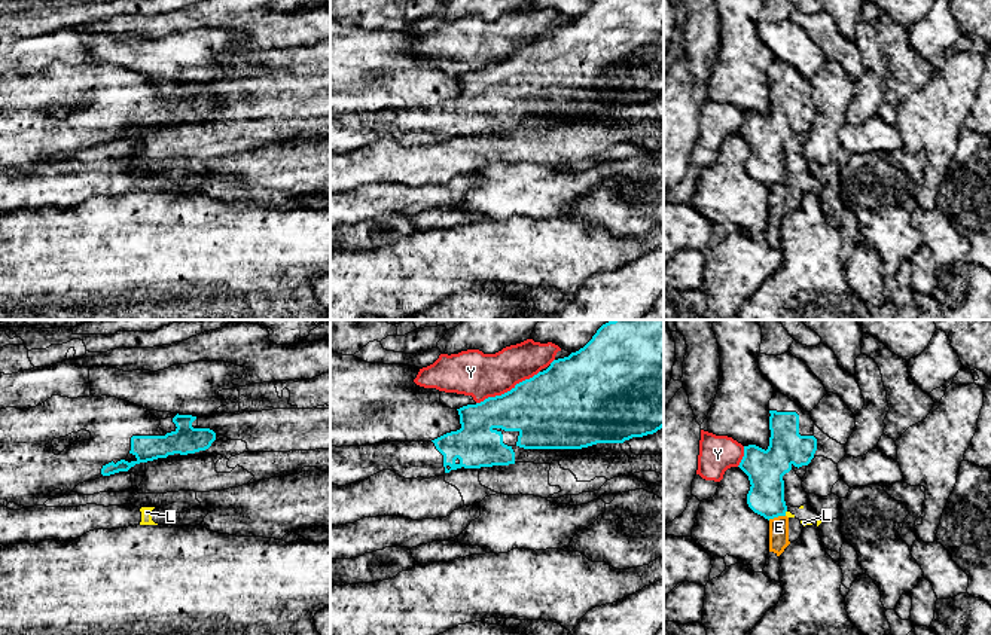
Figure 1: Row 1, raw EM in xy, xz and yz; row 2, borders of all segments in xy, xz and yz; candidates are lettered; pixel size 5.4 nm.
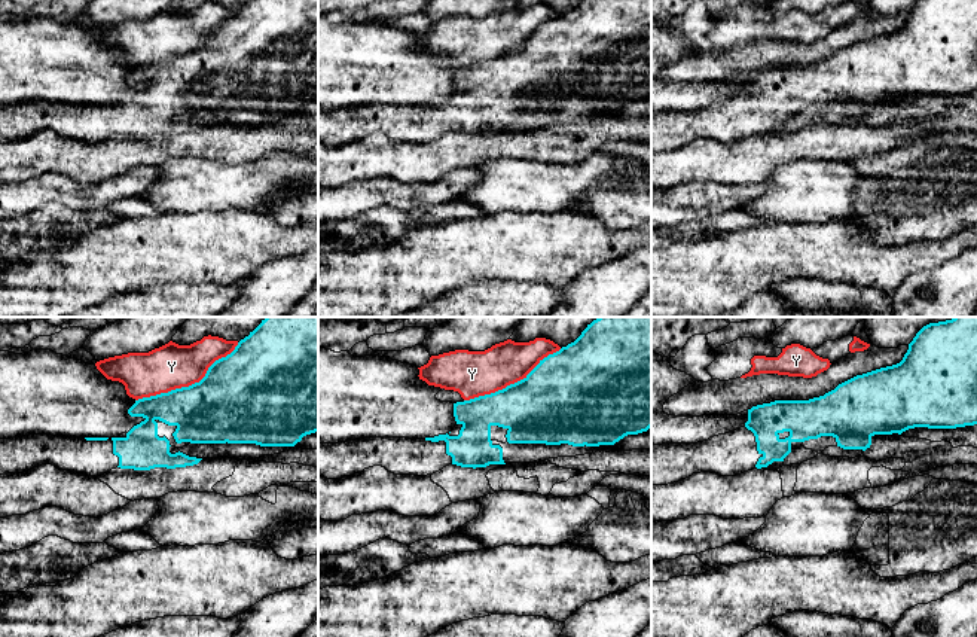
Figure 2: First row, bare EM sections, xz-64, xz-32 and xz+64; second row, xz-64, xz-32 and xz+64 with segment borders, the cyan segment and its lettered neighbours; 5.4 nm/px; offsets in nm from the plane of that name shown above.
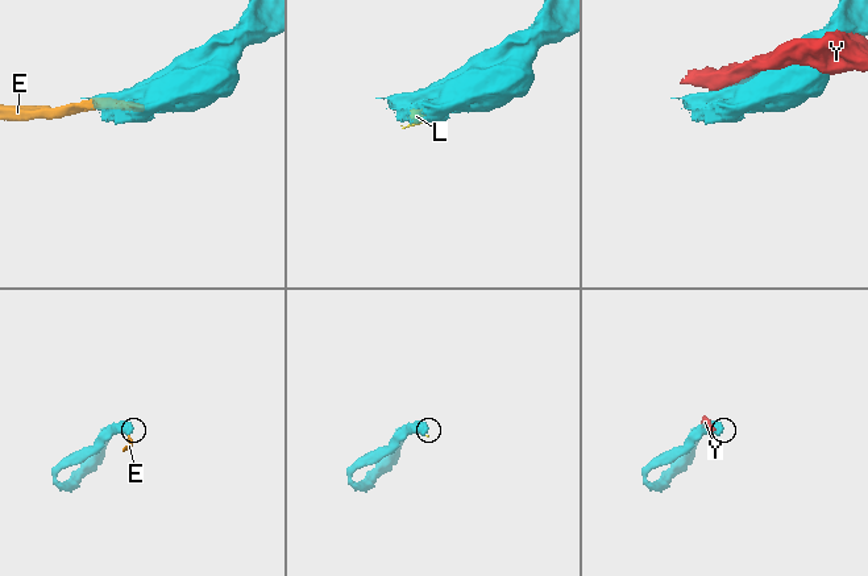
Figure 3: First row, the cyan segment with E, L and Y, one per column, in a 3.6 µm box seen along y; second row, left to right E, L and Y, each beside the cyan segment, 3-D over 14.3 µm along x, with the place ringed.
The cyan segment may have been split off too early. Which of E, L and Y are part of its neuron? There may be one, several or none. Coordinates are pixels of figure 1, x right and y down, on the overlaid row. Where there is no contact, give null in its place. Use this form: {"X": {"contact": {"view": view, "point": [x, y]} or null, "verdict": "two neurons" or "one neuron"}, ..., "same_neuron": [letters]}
{"E": {"contact": {"view": "yz", "point": [775, 516]}, "verdict": "two neurons"}, "L": {"contact": {"view": "yz", "point": [784, 513]}, "verdict": "two neurons"}, "Y": {"contact": {"view": "xz", "point": [508, 391]}, "verdict": "two neurons"}, "same_neuron": []}

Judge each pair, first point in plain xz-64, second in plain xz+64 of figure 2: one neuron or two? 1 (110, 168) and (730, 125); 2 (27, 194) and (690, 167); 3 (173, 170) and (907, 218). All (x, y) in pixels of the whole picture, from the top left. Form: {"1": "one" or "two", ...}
{"1": "two", "2": "two", "3": "two"}

